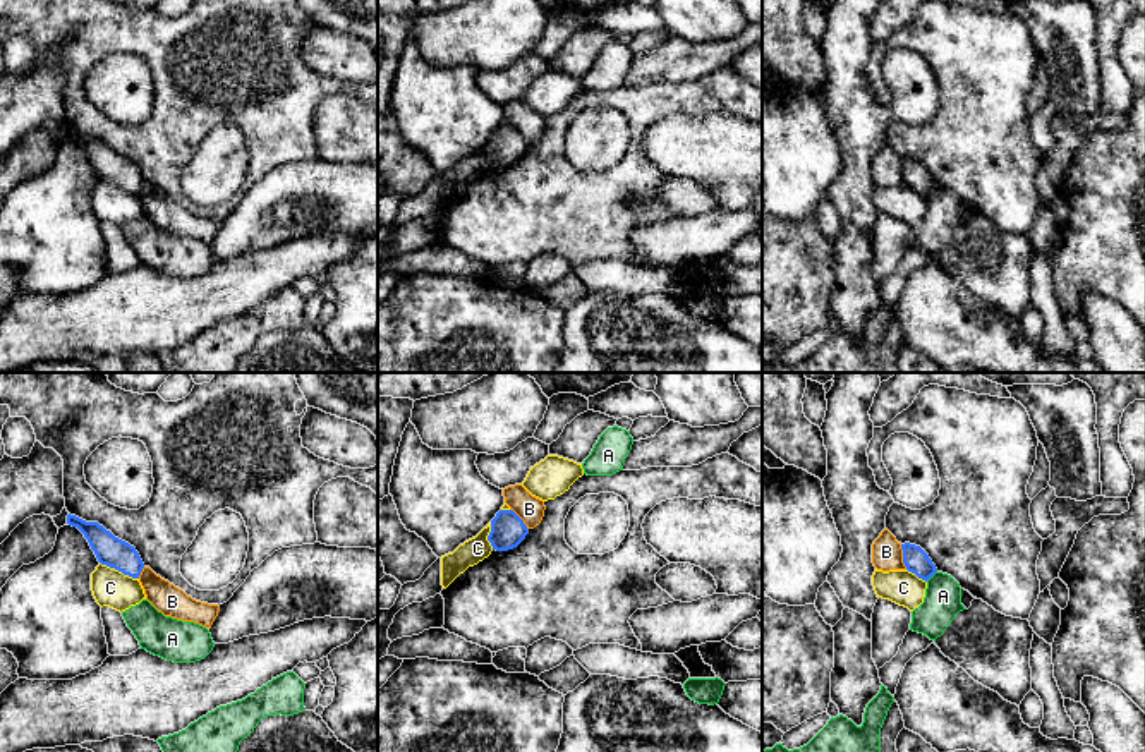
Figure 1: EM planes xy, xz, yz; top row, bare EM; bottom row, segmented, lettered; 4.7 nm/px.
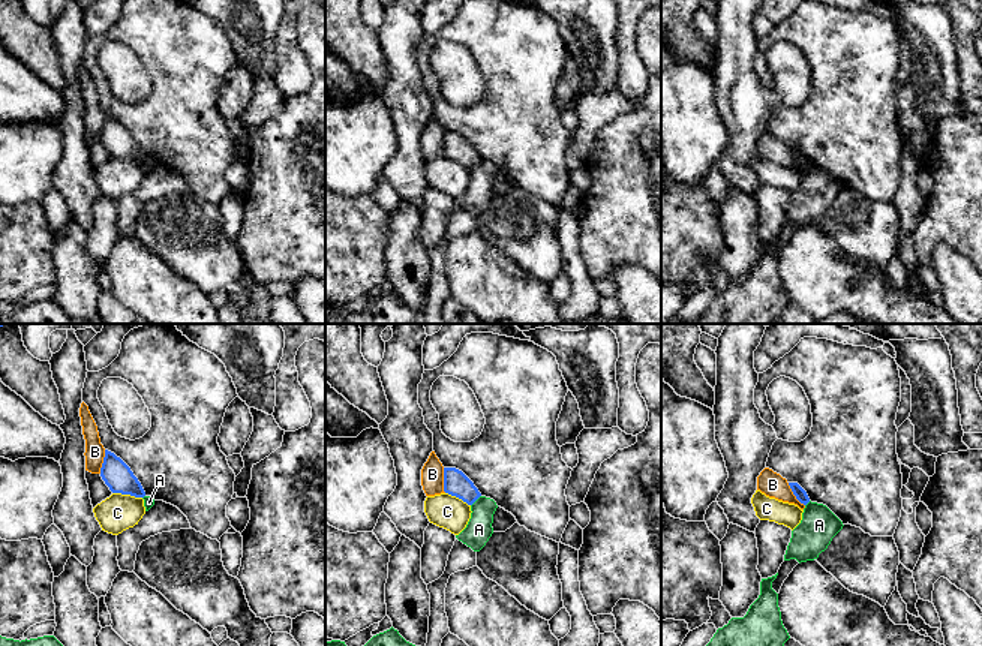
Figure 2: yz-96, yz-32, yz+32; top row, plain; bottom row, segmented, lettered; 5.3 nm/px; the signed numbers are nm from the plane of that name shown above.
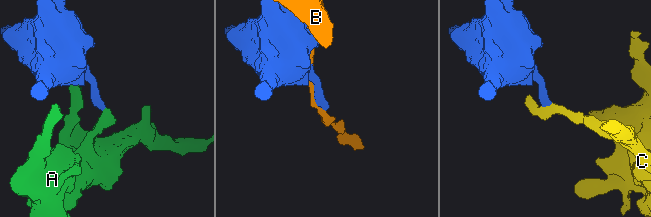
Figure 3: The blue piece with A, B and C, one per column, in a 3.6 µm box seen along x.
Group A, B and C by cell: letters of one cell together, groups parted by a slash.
A / B / C

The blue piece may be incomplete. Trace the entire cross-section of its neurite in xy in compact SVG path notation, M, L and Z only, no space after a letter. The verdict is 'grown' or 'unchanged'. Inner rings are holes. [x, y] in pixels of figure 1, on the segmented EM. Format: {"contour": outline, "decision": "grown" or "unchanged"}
{"contour": "M69 513L67 524L77 527L84 534L101 565L115 568L132 579L139 579L144 563L134 546L115 537L98 522L86 522Z", "decision": "unchanged"}

